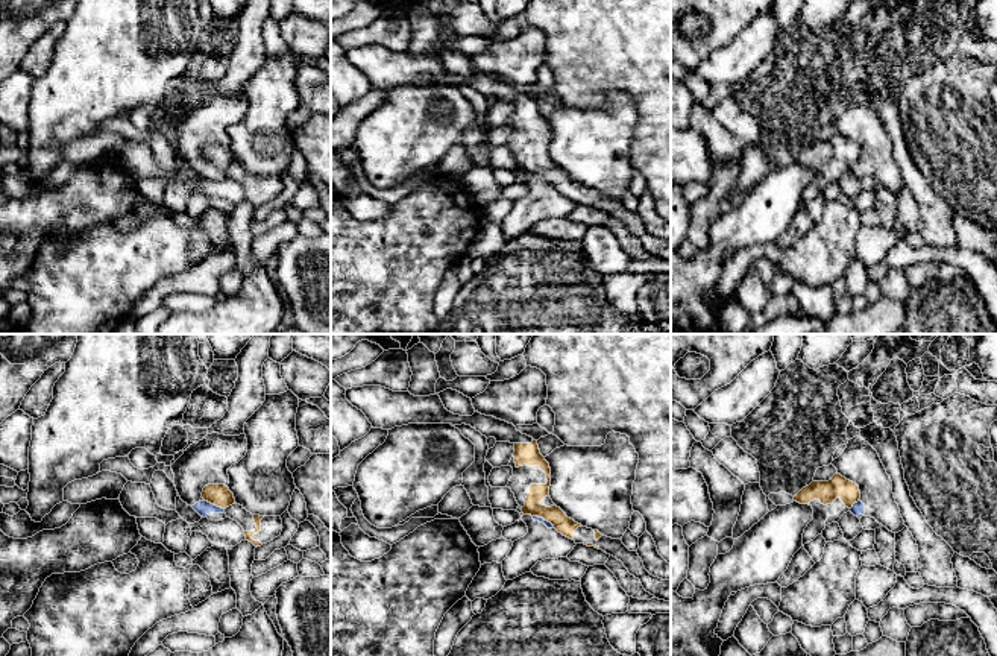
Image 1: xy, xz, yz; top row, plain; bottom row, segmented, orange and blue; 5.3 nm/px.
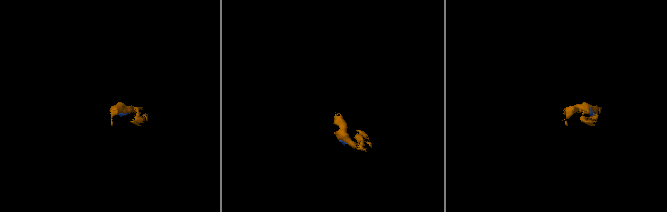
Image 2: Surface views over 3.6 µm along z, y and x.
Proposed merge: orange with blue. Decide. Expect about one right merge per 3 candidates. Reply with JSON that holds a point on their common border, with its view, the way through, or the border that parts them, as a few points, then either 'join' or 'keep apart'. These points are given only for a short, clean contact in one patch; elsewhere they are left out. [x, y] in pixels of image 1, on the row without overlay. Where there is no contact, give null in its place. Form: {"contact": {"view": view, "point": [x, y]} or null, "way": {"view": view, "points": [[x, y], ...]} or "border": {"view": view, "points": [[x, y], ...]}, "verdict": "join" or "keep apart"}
{"contact": {"view": "xy", "point": [214, 164]}, "border": {"view": "xy", "points": [[204, 158], [223, 169]]}, "verdict": "keep apart"}

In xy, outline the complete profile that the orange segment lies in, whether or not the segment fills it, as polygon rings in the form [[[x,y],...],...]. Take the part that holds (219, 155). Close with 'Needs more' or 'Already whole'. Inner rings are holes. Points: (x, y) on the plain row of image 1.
[[[208,144],[203,147],[202,158],[217,167],[222,167],[228,178],[237,181],[246,200],[261,207],[278,197],[282,191],[281,176],[252,175],[243,166],[235,162],[234,153],[225,144]]]. Needs more

